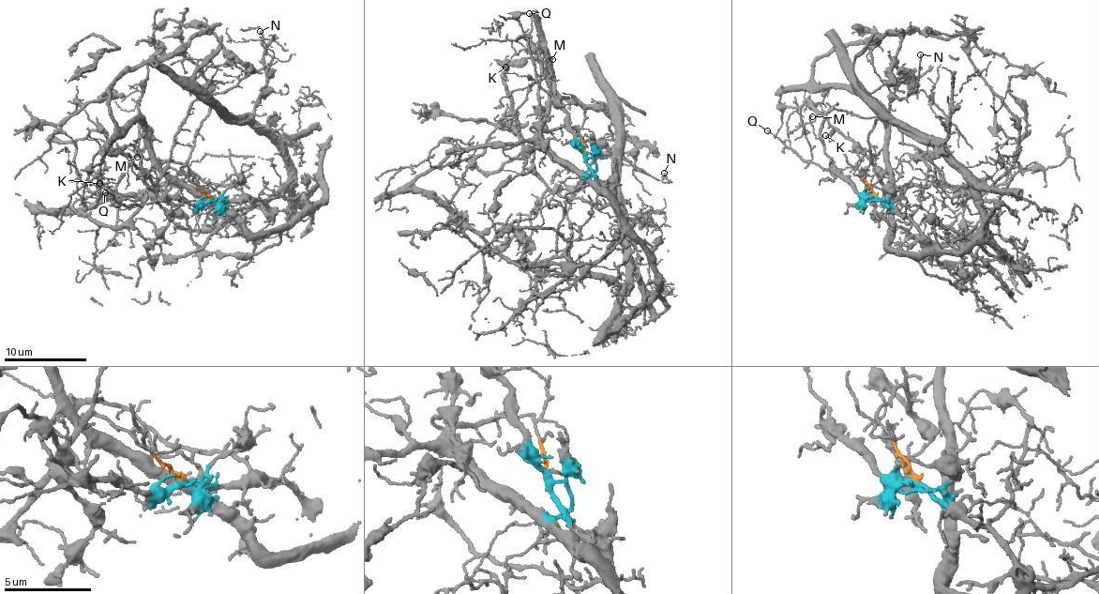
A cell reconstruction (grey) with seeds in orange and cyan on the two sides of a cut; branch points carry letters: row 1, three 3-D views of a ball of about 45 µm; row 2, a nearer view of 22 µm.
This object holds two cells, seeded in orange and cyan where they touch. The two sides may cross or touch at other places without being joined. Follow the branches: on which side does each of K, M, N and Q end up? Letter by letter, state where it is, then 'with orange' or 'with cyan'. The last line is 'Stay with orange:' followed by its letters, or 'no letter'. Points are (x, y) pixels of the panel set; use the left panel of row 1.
K: (99, 183) | with orange
M: (137, 157) | with cyan
N: (260, 31) | with orange
Q: (105, 192) | with cyan
Stay with orange: K, N

